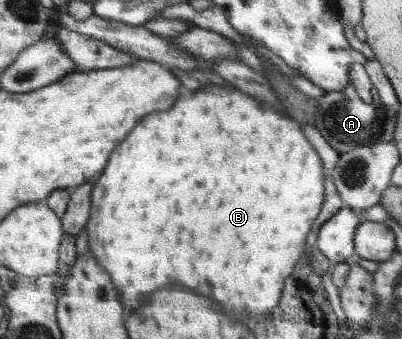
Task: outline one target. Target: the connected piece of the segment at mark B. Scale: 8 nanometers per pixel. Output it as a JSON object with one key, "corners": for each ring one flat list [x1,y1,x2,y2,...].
{"corners":[[208,86,196,92,185,92,188,96,182,96,172,110,144,117,144,120,132,129,128,142,124,142,124,146,120,146,120,150,112,154,108,170,103,170,97,179,91,198,90,220,85,226,90,252,111,275,112,281,118,287,119,298,130,310,144,306,152,292,180,284,188,286,190,290,196,290,196,294,208,294,208,298,224,302,224,310,228,310,228,314,232,316,244,316,244,312,248,316,269,316,271,310,279,304,287,278,305,252,306,235,311,232,311,226,323,206,325,176,322,172,322,162,304,136,300,128,301,123,284,111,276,110,274,106,268,106,266,102,260,102,259,99,243,94,243,91,232,86]]}

